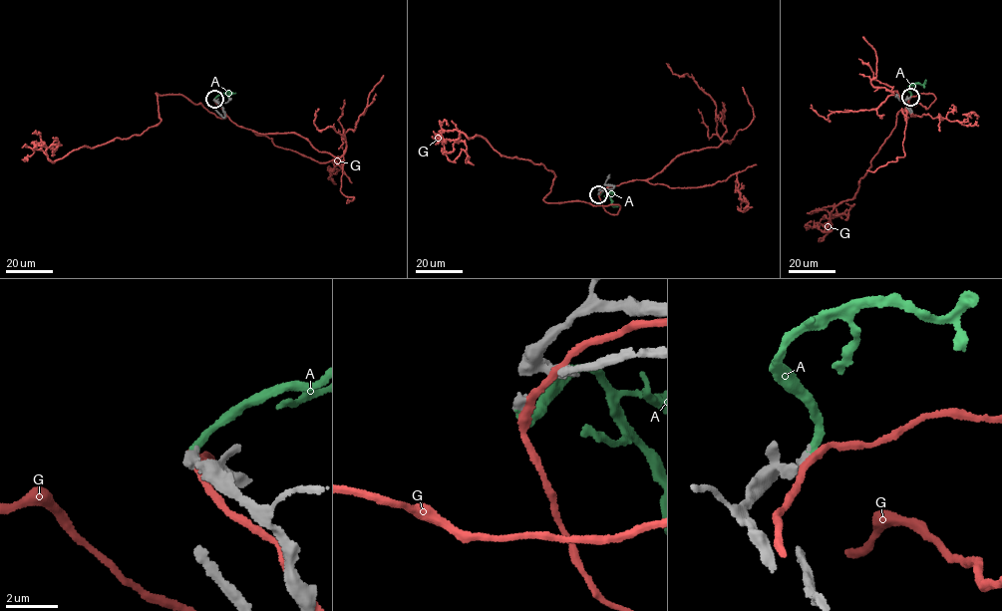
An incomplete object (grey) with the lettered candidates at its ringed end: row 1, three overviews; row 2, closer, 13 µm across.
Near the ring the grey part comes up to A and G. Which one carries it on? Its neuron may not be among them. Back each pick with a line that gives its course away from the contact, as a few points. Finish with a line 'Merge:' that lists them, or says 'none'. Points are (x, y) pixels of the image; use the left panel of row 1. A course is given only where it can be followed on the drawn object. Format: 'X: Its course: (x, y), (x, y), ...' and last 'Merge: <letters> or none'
A: Its course: (213, 99), (227, 92), (228, 95), (235, 93)
Merge: A

